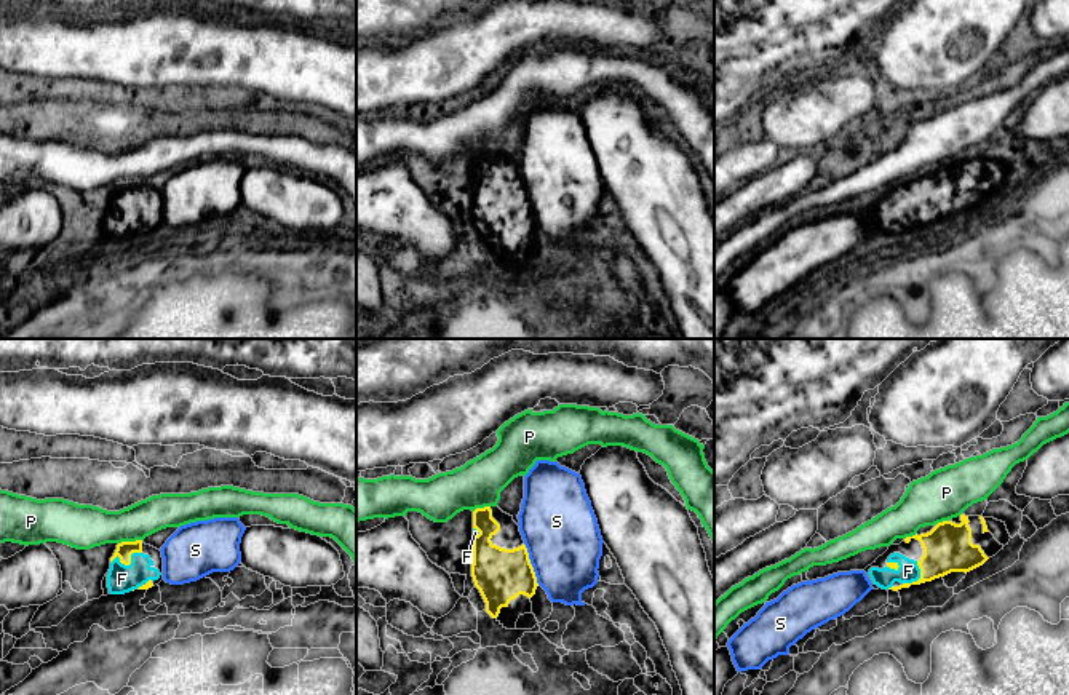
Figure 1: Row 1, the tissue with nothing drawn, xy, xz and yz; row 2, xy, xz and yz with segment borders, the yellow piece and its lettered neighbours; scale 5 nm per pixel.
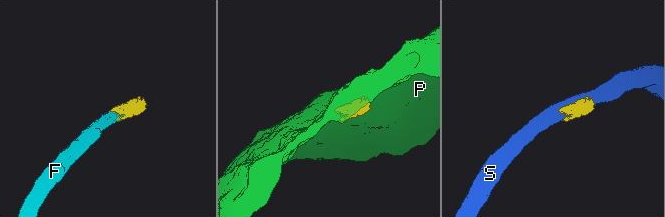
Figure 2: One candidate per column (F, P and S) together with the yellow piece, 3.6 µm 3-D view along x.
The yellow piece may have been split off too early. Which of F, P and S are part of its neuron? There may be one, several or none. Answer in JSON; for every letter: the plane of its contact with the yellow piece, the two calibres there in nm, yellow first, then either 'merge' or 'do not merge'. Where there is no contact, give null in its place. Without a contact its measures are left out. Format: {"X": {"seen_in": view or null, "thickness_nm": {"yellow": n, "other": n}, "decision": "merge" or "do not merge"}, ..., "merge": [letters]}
{"F": {"seen_in": "xy", "thickness_nm": {"yellow": 80, "other": 150}, "decision": "merge"}, "P": {"seen_in": "xy", "thickness_nm": {"yellow": 80, "other": 220}, "decision": "do not merge"}, "S": {"seen_in": "xz", "thickness_nm": {"yellow": 260, "other": 380}, "decision": "do not merge"}, "merge": ["F"]}

